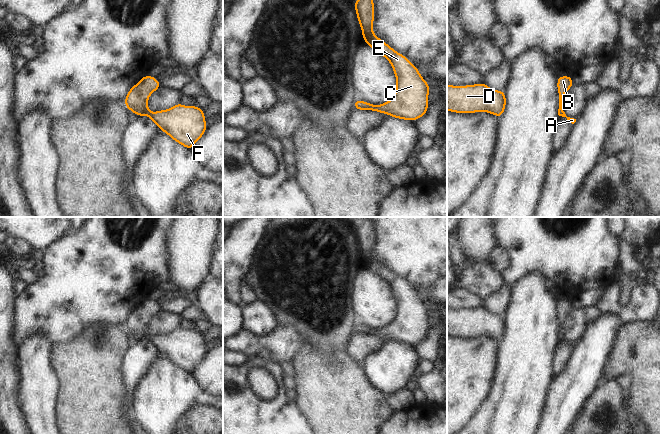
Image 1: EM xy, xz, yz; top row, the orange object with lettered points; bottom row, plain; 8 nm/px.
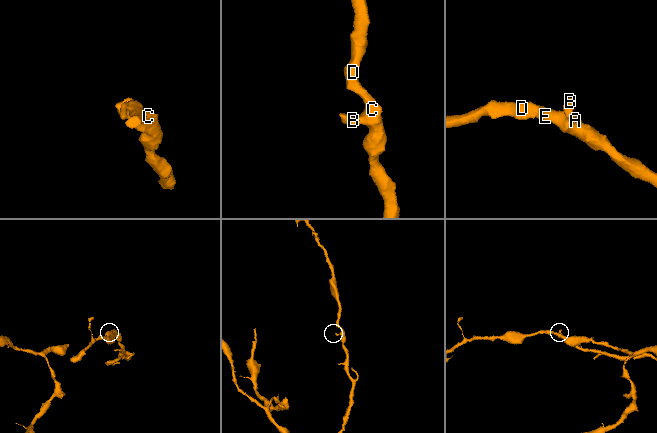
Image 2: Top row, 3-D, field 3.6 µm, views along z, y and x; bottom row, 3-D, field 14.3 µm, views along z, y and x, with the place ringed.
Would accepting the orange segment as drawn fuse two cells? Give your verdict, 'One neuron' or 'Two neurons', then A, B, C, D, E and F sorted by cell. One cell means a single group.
One neuron. Groups: A B C D E F

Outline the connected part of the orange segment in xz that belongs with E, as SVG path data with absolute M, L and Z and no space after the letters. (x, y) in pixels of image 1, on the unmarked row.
M364 217L355 225L354 230L363 264L388 284L396 300L396 315L388 326L376 330L357 323L354 333L377 335L393 342L414 346L428 334L428 318L431 315L427 305L403 278L398 277L373 257L374 224L371 217Z

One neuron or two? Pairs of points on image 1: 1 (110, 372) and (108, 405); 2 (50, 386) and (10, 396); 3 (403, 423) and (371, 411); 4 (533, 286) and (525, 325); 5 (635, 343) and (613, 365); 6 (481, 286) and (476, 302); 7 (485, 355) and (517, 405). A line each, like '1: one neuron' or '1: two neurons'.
1: one neuron
2: two neurons
3: two neurons
4: one neuron
5: one neuron
6: two neurons
7: two neurons

